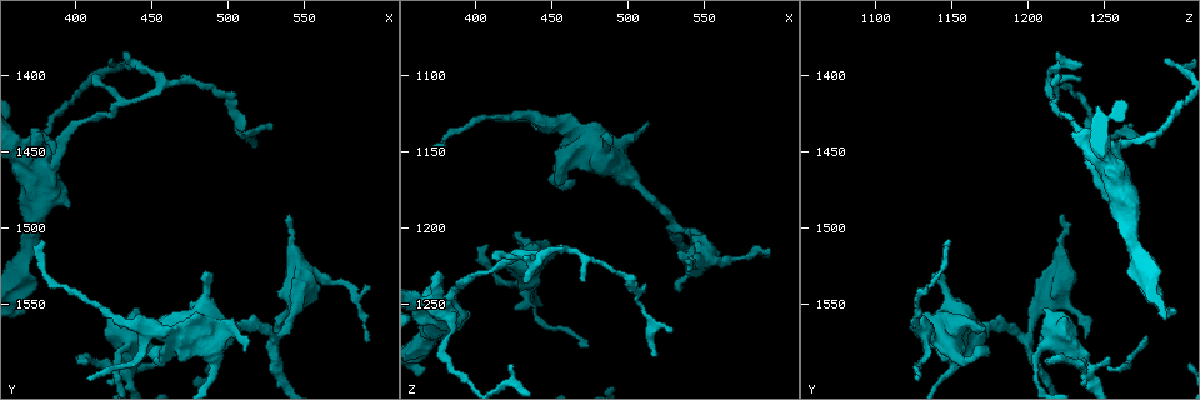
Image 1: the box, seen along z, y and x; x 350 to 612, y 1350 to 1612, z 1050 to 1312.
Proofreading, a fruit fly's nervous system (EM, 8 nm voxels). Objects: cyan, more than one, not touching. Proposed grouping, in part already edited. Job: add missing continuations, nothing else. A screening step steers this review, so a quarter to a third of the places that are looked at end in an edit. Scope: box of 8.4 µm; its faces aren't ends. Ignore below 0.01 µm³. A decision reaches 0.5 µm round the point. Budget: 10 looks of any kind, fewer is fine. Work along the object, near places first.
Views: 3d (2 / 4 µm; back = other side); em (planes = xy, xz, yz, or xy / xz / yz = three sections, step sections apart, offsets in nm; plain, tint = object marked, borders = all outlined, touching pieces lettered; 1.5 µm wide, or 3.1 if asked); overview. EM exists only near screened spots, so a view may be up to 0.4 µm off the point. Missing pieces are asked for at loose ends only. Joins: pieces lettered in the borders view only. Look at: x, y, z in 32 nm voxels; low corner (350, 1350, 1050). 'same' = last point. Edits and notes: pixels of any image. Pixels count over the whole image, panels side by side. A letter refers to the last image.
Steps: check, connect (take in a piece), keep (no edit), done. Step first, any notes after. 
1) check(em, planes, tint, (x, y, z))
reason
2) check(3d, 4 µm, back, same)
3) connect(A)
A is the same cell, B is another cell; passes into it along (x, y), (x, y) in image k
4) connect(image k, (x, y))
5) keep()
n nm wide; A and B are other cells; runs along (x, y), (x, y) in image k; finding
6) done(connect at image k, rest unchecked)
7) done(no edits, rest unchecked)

check(3d, 2 µm, (530, 1432, 1266))
an open end

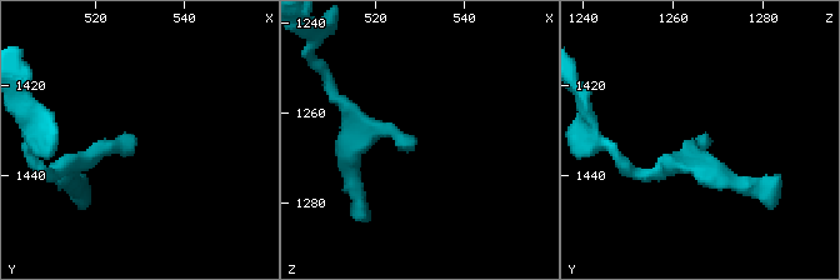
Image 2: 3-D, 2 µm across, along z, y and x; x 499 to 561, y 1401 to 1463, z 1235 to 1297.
check(em, planes, tint, (530, 1432, 1267))
need the tissue

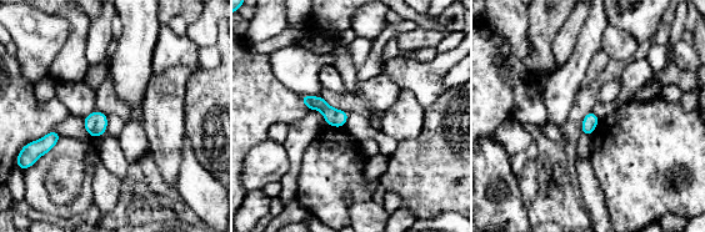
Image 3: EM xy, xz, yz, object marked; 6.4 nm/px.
check(em, planes, borders, same)

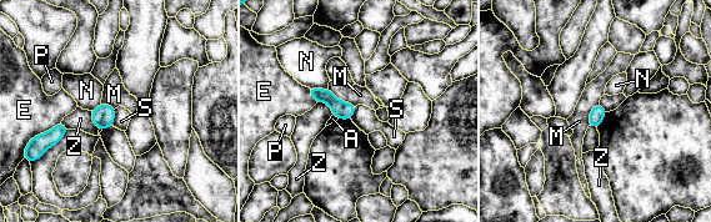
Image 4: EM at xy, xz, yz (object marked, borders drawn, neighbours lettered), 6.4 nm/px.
keep()
M touches over 220 nm; A, E, M, N, P, S and Z are other cells; border along (115, 109), (115, 119), (111, 125) in image 4; none of them fits

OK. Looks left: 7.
check(em, planes, borders, (538, 1490, 1224))
an open end

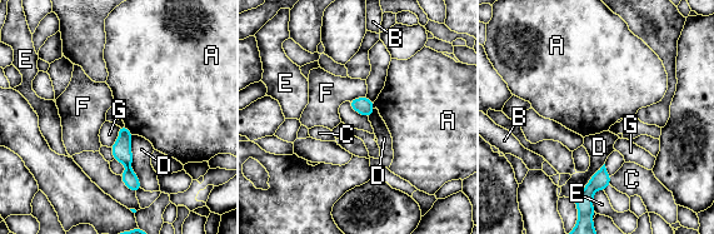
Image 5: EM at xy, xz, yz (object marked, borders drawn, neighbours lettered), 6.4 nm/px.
keep()
90 nm wide; A, B, C, D, E, F and G are other cells; border along (348, 101), (353, 109), (368, 118) in image 5; none of them fits

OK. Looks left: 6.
check(em, planes, borders, (410, 1586, 1212))
free end

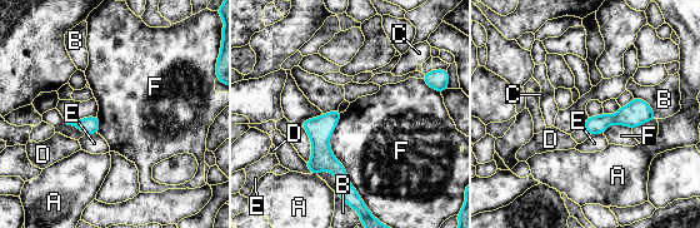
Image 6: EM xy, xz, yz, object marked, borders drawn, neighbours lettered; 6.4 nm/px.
keep()
A, B, C, D, E and F are other cells; runs along (306, 123), (353, 193) in image 6; none of them fits

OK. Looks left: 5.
check(em, xy, step 4, tint, (406, 1596, 1128))
free end

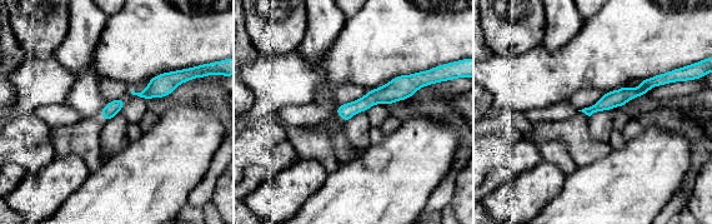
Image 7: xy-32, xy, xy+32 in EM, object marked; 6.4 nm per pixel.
check(em, planes, tint, same)
another direction

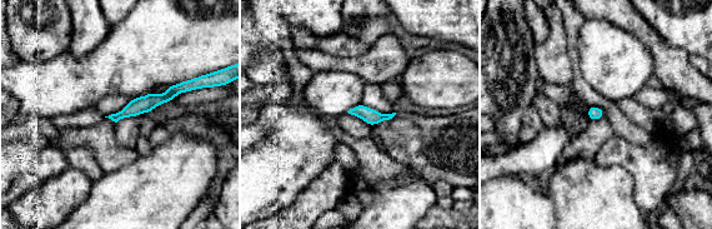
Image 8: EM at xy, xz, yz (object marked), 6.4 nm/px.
check(em, planes, borders, same)
what lies round it

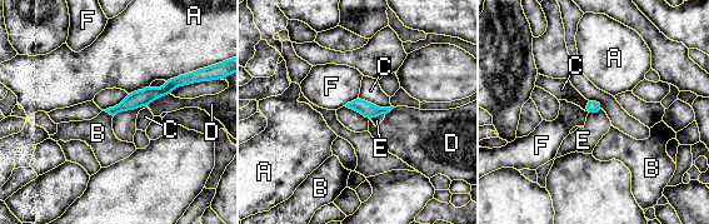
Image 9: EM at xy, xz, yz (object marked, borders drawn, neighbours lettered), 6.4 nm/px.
keep()
A, B, C, D, E and F are other cells; runs along (166, 88), (111, 110) in image 9; no lettered piece goes on from it

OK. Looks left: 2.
done(no edits, rest unchecked)

